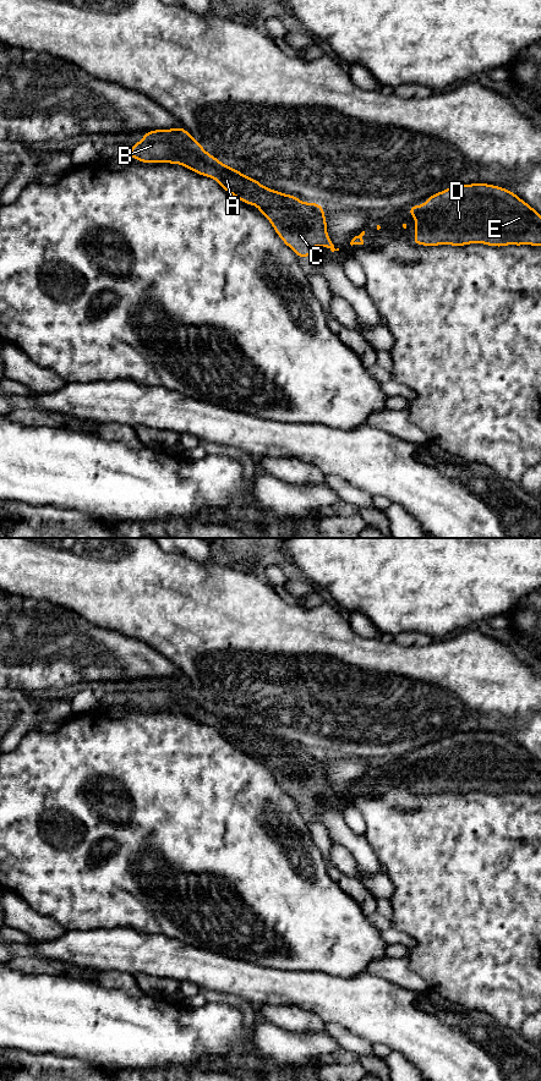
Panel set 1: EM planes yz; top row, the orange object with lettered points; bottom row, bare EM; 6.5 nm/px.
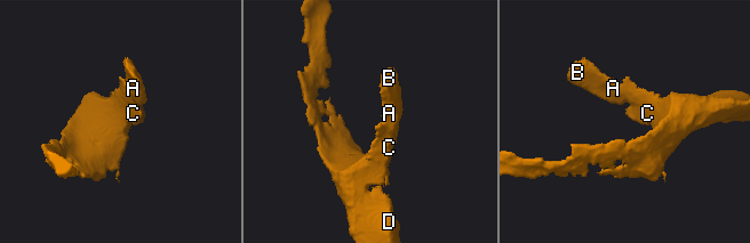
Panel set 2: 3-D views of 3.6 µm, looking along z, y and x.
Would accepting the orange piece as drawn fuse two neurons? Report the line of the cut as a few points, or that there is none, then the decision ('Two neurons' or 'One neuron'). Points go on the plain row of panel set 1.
No split. One neuron

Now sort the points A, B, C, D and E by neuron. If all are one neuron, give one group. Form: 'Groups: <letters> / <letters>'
Groups: A B C D E

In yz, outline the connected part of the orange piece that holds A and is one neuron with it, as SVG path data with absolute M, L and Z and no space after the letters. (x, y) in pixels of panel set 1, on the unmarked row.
M182 674L169 677L147 679L141 688L130 695L129 704L137 707L140 710L180 712L198 723L215 728L235 746L248 753L255 752L259 761L272 772L282 789L291 796L300 807L311 805L316 794L329 796L332 800L339 799L339 796L334 796L327 781L327 768L323 753L312 750L301 751L299 745L264 735L257 728L220 710L214 703L207 701Z

